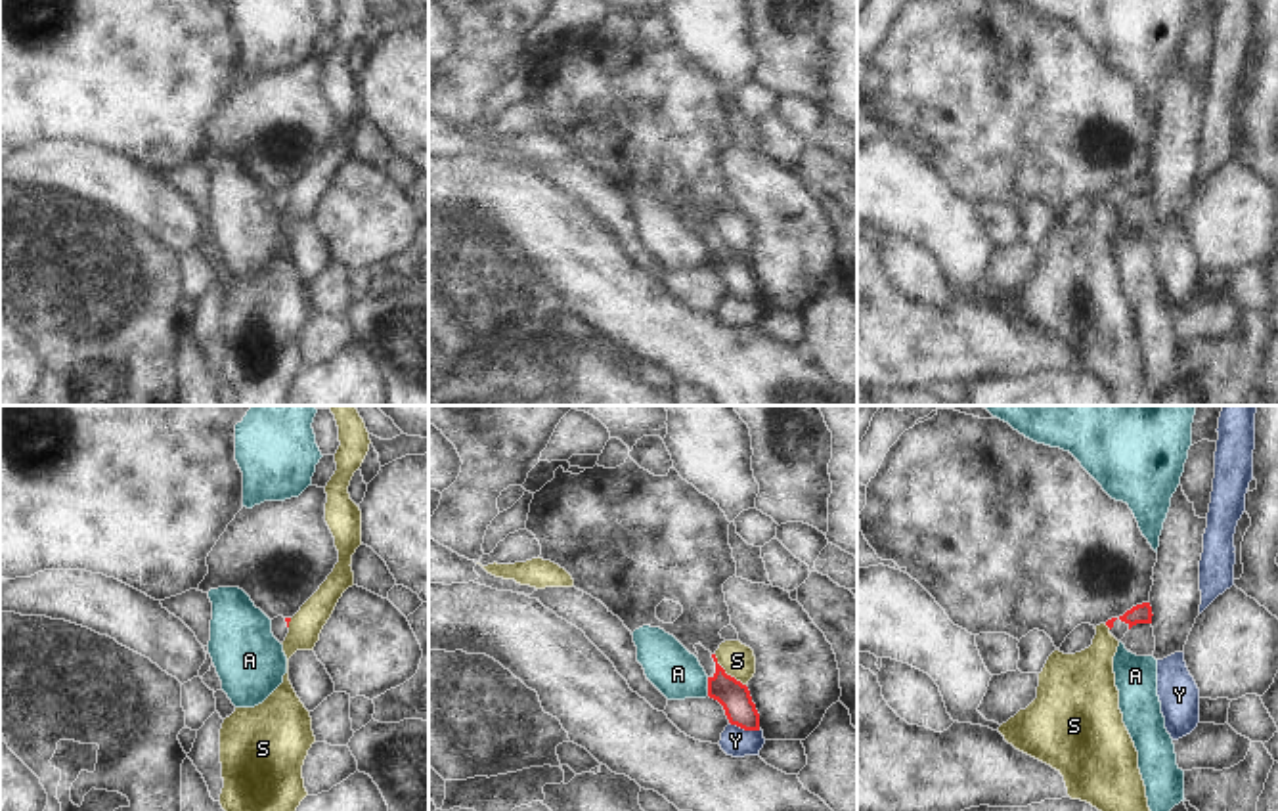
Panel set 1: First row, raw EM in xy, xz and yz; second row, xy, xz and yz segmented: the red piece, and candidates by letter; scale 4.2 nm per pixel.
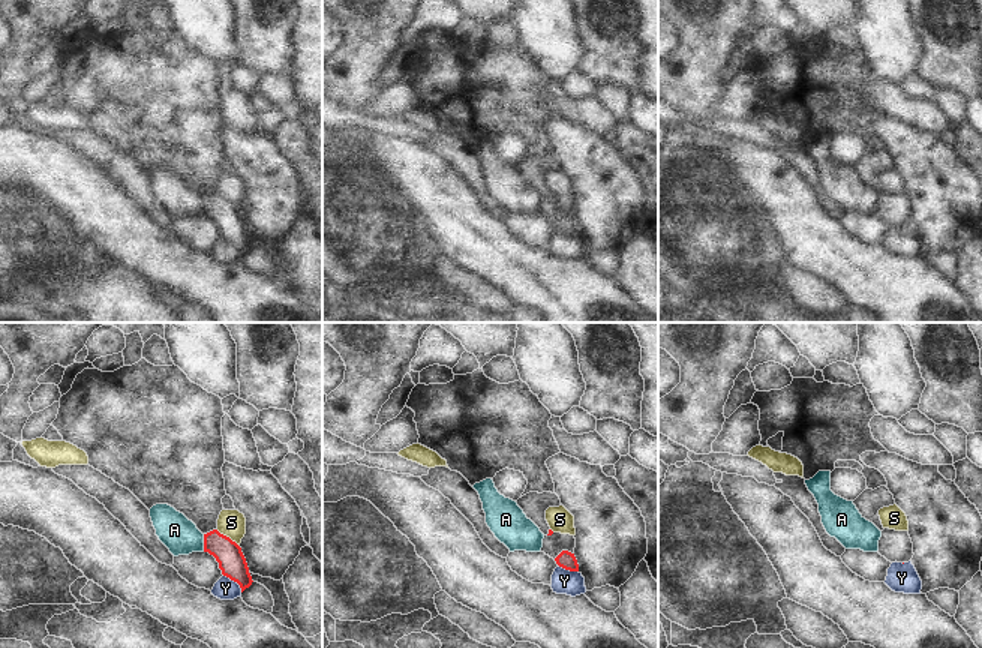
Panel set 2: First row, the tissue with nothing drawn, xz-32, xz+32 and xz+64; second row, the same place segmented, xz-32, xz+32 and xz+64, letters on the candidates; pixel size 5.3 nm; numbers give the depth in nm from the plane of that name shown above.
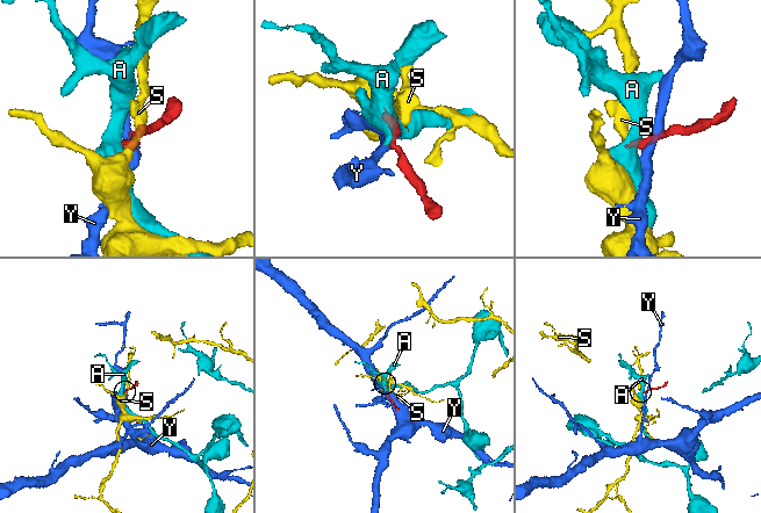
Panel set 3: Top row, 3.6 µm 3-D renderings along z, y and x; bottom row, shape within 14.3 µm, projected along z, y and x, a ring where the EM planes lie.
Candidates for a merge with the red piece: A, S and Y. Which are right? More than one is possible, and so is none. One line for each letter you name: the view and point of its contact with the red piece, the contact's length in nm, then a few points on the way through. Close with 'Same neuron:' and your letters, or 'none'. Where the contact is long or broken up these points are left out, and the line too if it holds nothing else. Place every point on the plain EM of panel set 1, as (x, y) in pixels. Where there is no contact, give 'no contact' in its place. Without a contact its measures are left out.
Same neuron: none

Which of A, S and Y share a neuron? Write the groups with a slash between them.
A / S / Y

